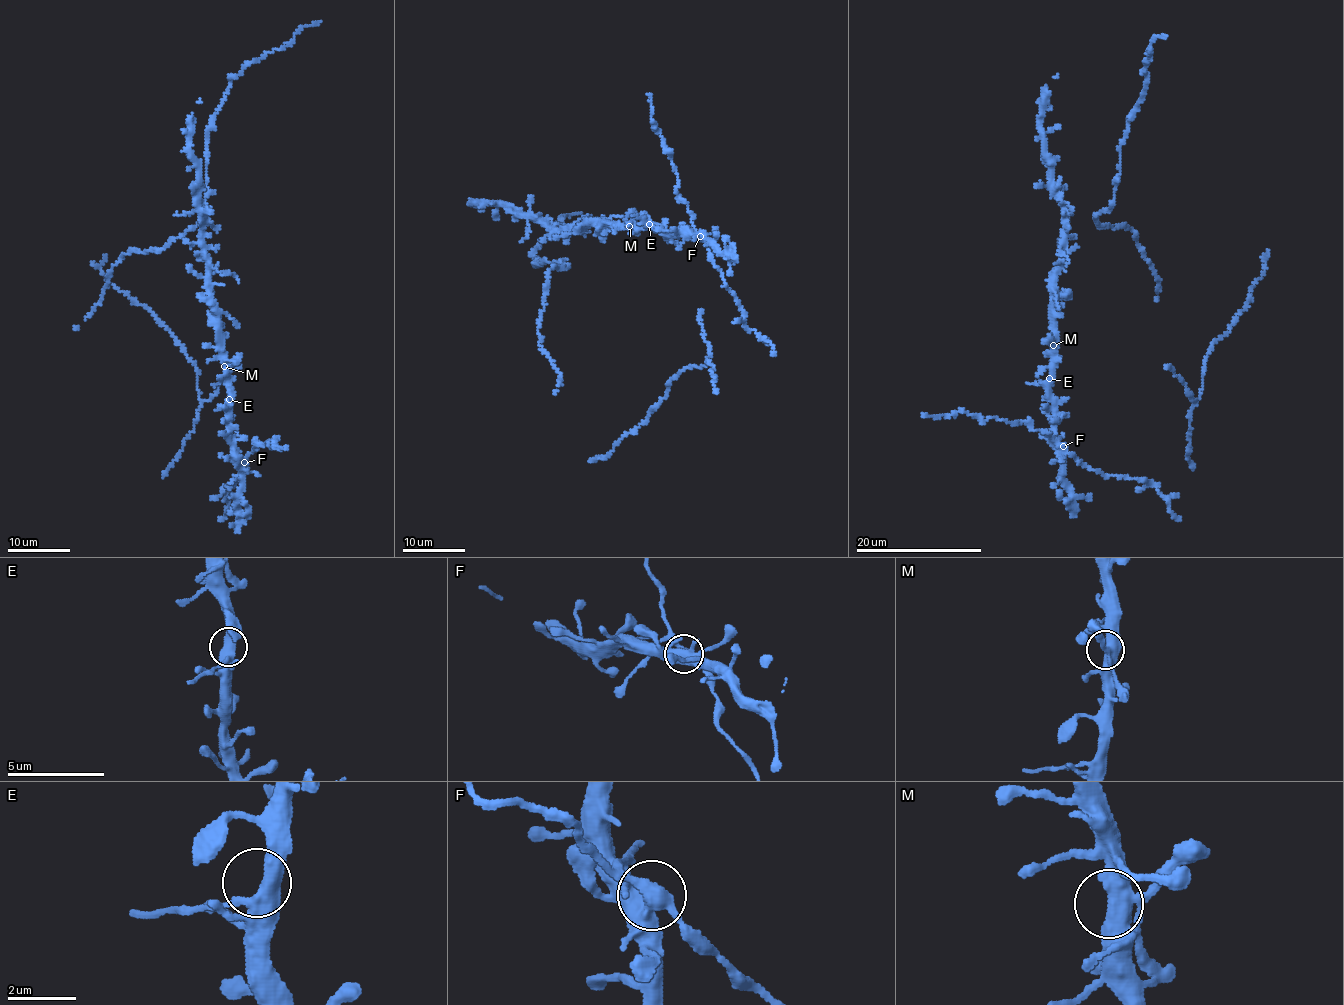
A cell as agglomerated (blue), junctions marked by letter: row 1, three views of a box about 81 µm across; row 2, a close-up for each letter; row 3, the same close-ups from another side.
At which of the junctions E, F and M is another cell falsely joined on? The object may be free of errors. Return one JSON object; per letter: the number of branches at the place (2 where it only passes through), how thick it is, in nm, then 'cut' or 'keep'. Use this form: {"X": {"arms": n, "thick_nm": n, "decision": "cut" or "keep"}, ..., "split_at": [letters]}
{"E": {"arms": 3, "thick_nm": 440, "decision": "keep"}, "F": {"arms": 3, "thick_nm": 320, "decision": "keep"}, "M": {"arms": 3, "thick_nm": 440, "decision": "keep"}, "split_at": []}

